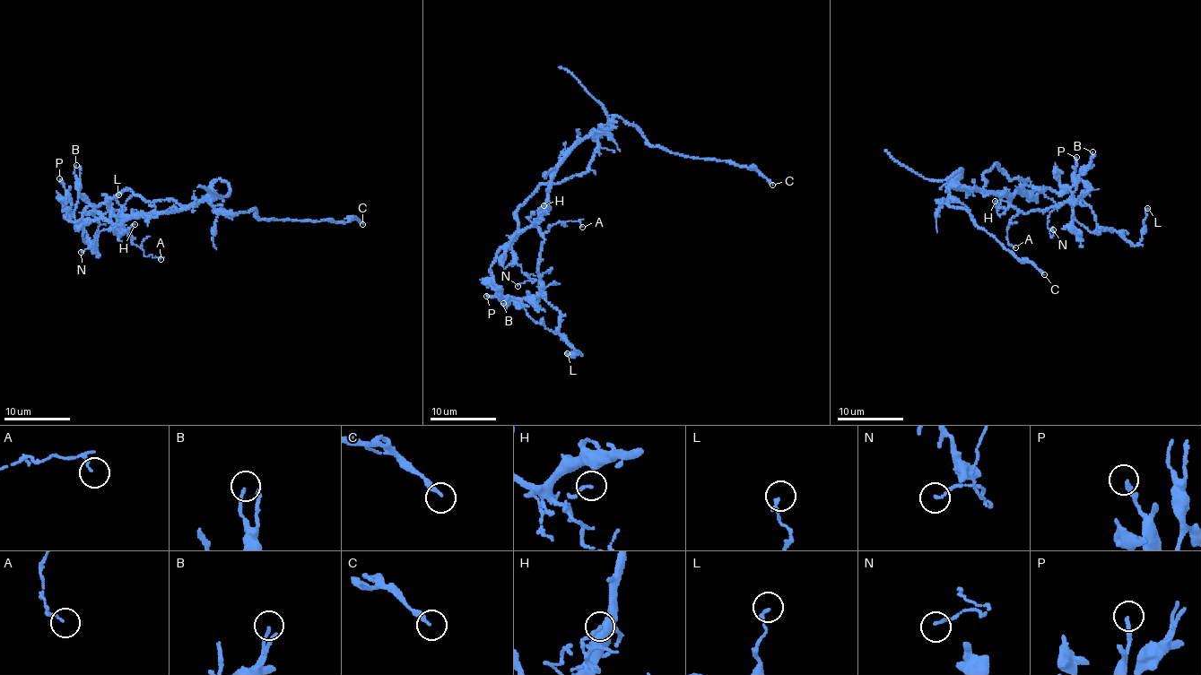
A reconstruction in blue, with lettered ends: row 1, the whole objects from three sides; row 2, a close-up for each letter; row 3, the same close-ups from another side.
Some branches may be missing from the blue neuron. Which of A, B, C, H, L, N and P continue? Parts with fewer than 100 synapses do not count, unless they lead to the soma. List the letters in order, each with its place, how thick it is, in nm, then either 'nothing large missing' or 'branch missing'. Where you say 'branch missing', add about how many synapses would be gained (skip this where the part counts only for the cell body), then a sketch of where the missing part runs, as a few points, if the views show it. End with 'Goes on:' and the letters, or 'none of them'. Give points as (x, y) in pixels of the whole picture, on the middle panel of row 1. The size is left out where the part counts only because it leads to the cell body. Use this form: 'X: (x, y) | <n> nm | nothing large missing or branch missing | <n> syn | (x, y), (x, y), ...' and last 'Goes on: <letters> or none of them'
A: (582, 227) | 100 nm | nothing large missing
B: (503, 303) | 120 nm | nothing large missing
C: (772, 185) | 260 nm | nothing large missing
H: (543, 205) | 140 nm | nothing large missing
L: (567, 353) | 160 nm | nothing large missing
N: (517, 286) | 120 nm | nothing large missing
P: (486, 296) | 220 nm | nothing large missing
Goes on: none of them

